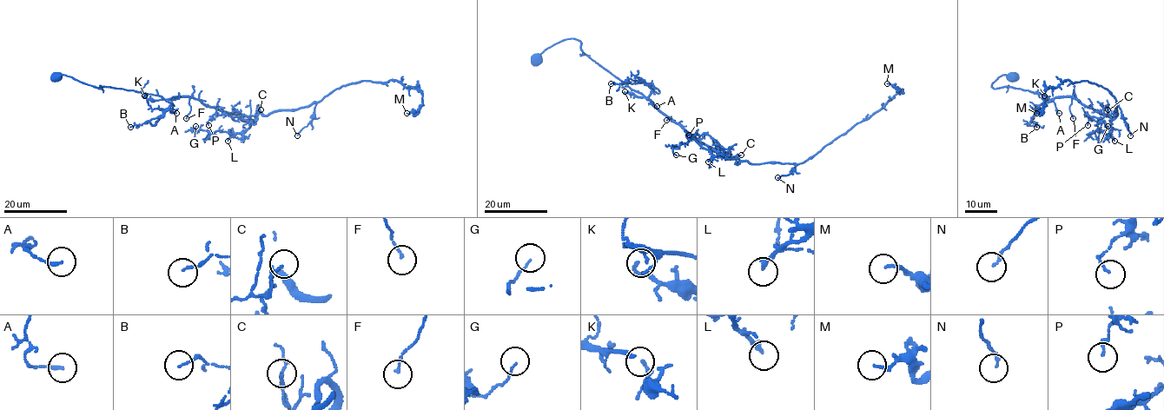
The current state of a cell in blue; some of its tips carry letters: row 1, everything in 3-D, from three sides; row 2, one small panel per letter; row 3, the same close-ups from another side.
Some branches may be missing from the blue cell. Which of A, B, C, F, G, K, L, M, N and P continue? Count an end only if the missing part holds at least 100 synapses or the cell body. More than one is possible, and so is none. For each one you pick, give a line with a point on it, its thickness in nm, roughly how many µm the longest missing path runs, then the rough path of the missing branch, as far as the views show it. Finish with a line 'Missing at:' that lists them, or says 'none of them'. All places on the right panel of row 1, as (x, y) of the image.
Missing at: none of them

